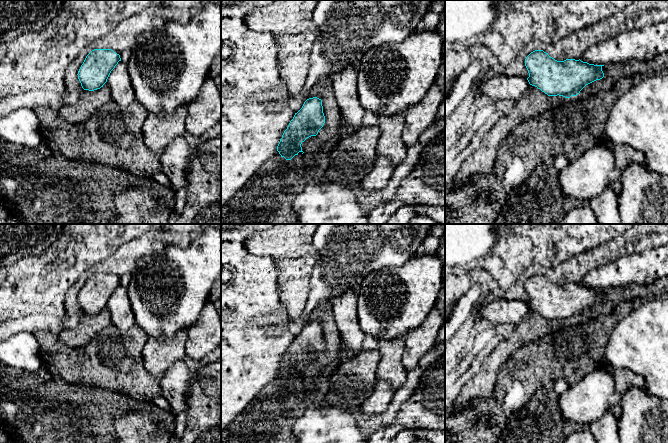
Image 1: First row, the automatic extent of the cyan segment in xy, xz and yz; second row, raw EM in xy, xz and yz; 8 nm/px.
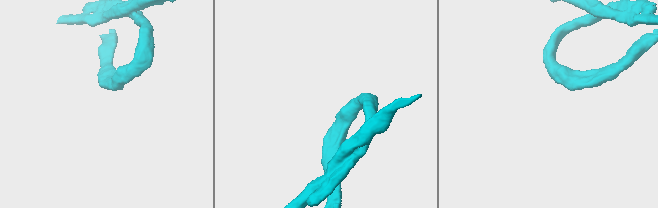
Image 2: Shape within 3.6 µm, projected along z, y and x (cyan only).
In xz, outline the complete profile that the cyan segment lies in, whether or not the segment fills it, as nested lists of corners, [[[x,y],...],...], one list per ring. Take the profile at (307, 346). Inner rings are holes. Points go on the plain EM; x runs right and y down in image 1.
[[[307,323],[295,337],[277,370],[277,375],[286,384],[291,384],[302,375],[301,368],[309,361],[316,360],[325,347],[322,324]]]

